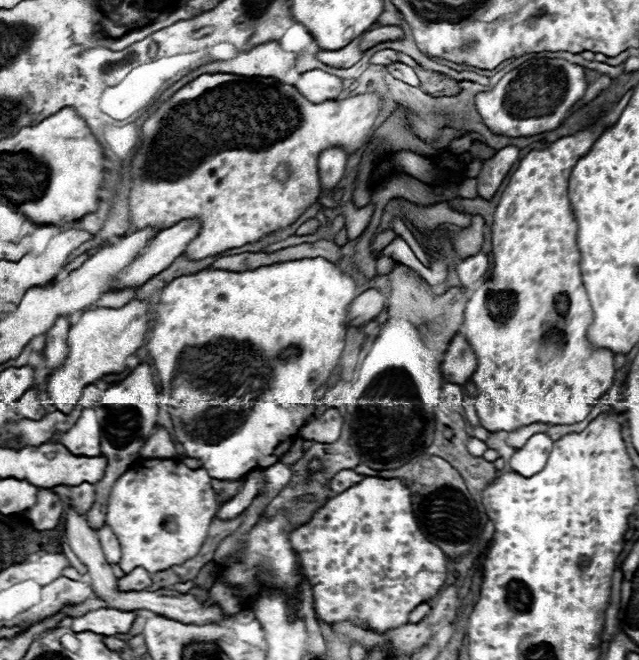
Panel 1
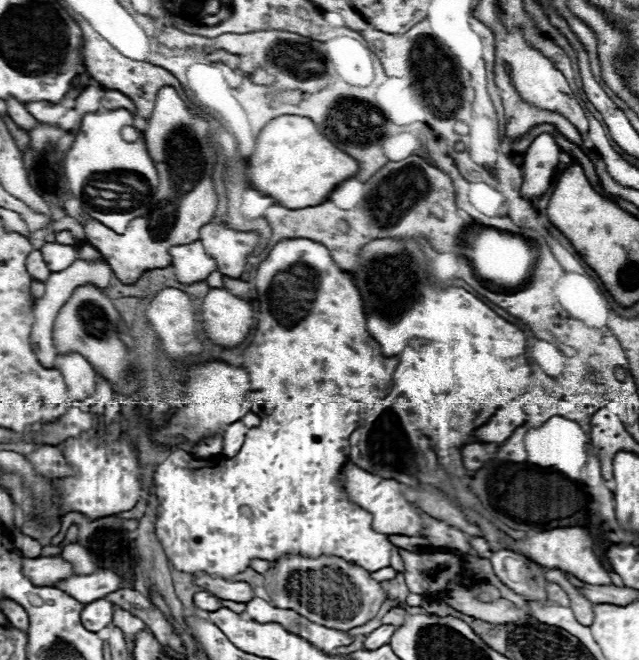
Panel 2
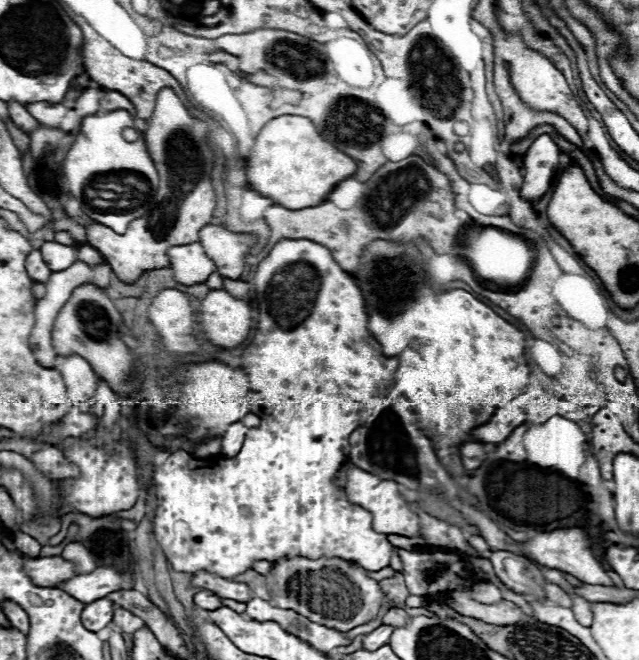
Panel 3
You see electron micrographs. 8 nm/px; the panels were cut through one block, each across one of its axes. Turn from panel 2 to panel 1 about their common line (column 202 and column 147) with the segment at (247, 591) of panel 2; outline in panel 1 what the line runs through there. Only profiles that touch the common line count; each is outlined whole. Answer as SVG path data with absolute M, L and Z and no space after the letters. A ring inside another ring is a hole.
M136 568L130 574L126 574L124 578L118 580L118 588L122 592L130 592L130 590L146 590L152 586L152 578L144 568Z

